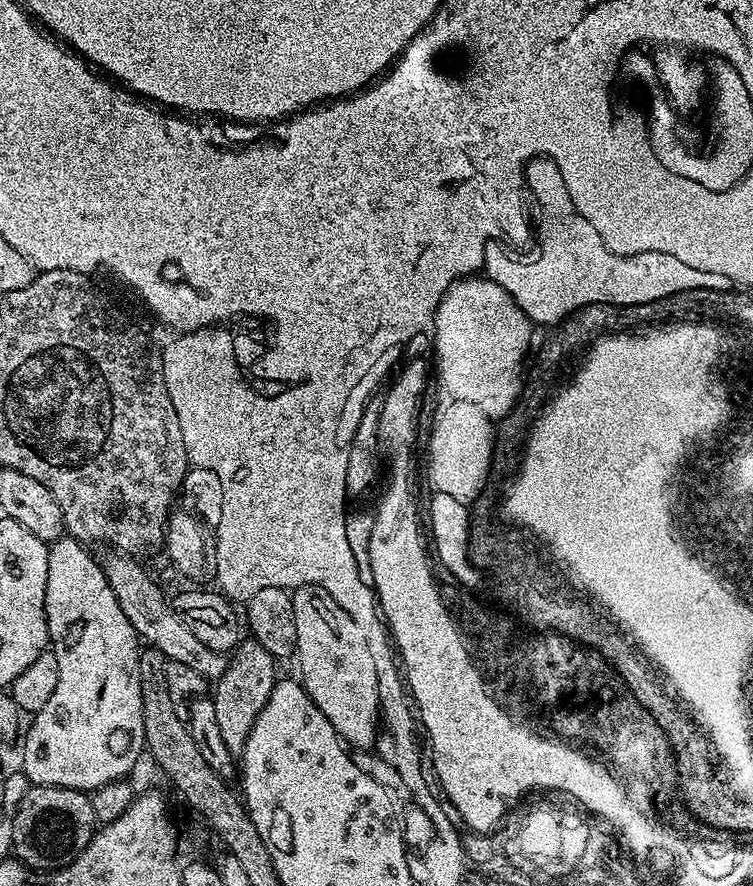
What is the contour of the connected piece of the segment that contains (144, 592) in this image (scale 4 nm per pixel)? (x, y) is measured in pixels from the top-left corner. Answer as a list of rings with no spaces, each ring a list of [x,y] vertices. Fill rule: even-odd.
[[[115,550],[106,553],[102,558],[102,567],[110,586],[114,590],[114,598],[118,598],[118,606],[122,606],[122,614],[130,618],[130,626],[134,626],[137,636],[145,645],[156,648],[164,655],[165,660],[177,660],[185,666],[190,666],[202,678],[214,682],[224,673],[228,666],[229,657],[222,652],[210,650],[206,642],[202,642],[183,622],[181,613],[173,608],[171,603],[164,600],[164,592],[152,581],[152,576],[143,568],[135,557],[127,552]]]

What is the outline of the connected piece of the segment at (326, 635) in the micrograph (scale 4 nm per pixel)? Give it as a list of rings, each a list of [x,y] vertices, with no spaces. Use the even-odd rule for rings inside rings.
[[[296,590],[292,592],[292,601],[294,626],[298,626],[294,660],[300,663],[298,676],[308,696],[326,714],[345,745],[356,750],[371,749],[378,740],[380,695],[378,674],[372,670],[371,652],[364,646],[364,635],[358,631],[354,618],[334,606],[323,591]]]

